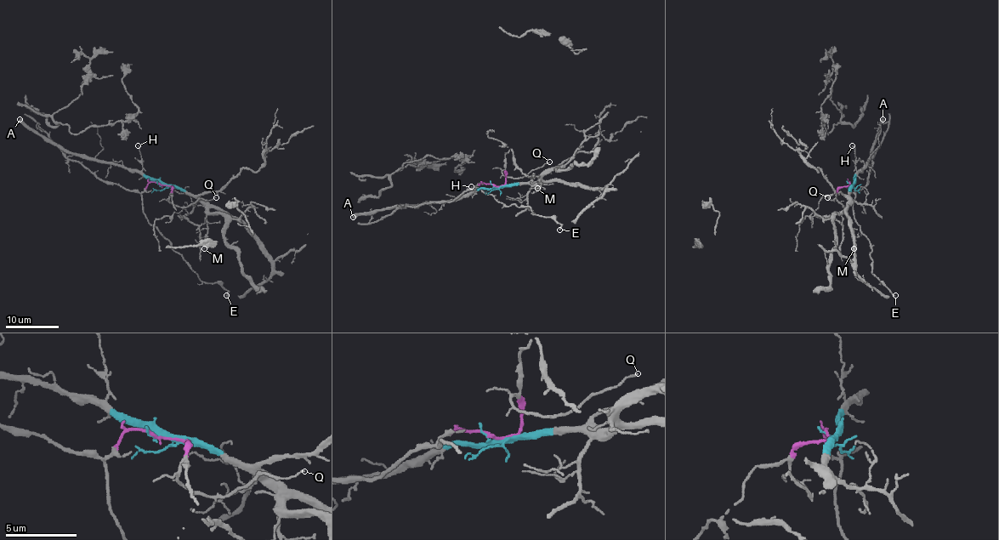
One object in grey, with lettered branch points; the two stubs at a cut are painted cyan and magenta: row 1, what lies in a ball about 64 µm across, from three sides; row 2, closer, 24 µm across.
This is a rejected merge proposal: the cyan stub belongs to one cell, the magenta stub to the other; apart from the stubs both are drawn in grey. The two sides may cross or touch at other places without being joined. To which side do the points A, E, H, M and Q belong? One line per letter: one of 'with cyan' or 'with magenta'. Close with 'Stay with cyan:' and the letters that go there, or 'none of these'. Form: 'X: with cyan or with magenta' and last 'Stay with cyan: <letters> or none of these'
A: with cyan
E: with magenta
H: with cyan
M: with cyan
Q: with magenta
Stay with cyan: A, H, M

